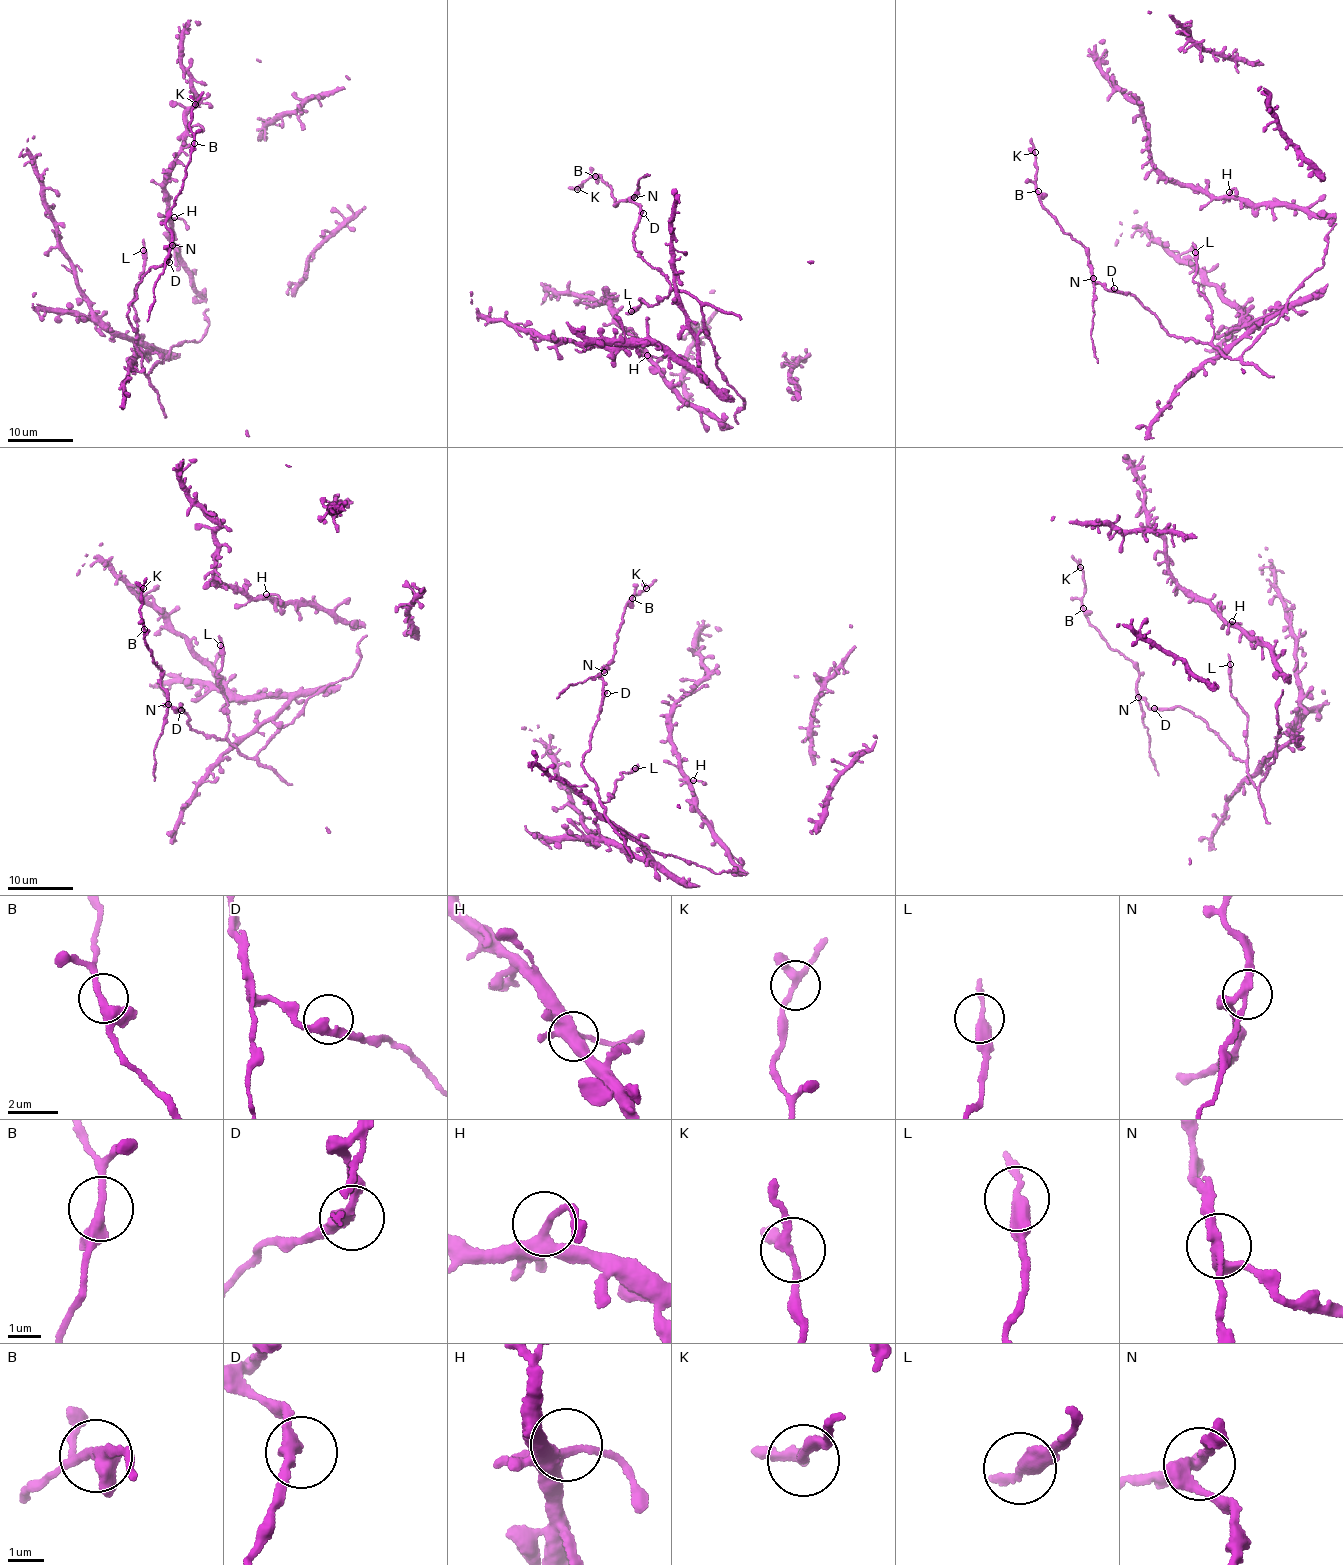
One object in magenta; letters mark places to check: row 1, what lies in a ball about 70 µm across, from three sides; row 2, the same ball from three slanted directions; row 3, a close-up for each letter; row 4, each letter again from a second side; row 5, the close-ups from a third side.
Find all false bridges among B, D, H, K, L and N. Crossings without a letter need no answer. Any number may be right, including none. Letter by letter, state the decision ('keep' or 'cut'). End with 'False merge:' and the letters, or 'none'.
B: keep
D: keep
H: keep
K: keep
L: keep
N: cut
False merge: N

